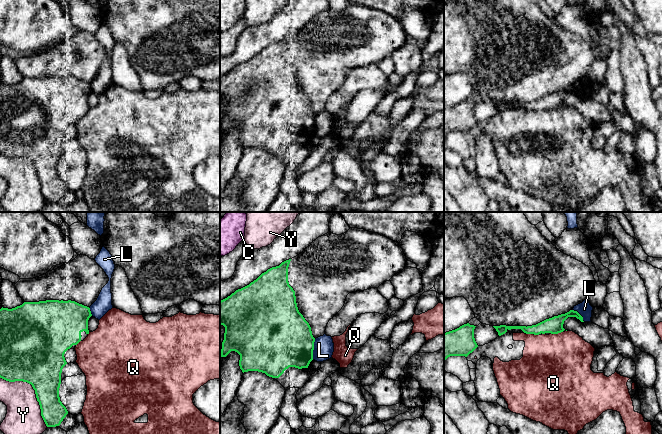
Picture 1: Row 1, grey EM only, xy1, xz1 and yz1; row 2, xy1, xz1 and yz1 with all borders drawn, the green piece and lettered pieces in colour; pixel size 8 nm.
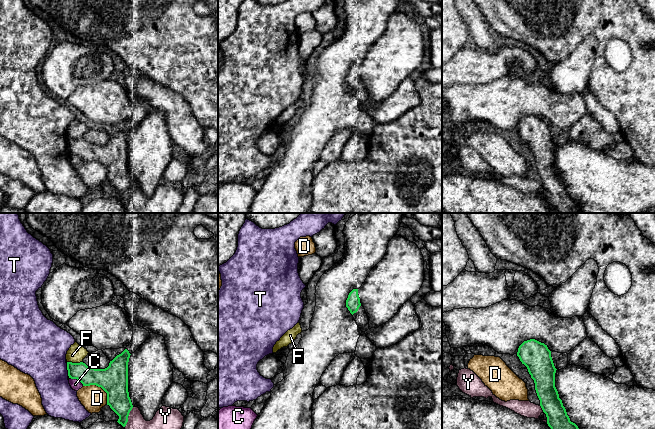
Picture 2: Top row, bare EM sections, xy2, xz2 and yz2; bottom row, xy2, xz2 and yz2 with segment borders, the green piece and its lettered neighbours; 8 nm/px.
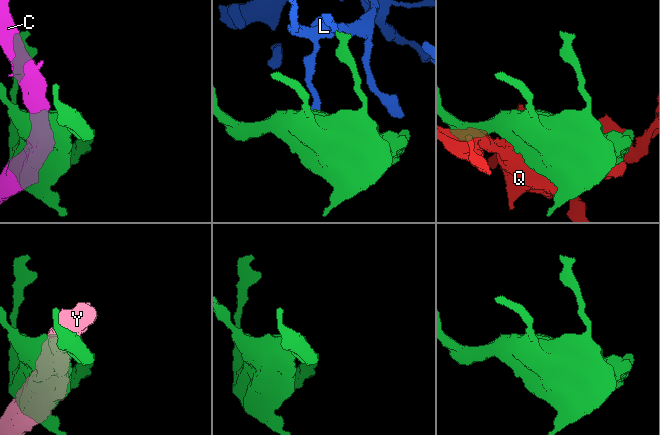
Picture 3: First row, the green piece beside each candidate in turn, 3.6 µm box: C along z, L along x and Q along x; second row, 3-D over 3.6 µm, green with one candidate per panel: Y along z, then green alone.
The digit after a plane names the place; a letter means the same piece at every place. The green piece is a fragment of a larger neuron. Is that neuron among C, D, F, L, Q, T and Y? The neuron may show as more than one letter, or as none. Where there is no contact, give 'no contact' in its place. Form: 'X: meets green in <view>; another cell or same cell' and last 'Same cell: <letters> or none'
C: meets green in xy2; another cell
D: meets green in xy2; another cell
F: meets green in xy2; another cell
L: meets green in xz1; another cell
Q: meets green in yz1; another cell
T: meets green in xy2; another cell
Y: meets green in xy1; another cell
Same cell: none

